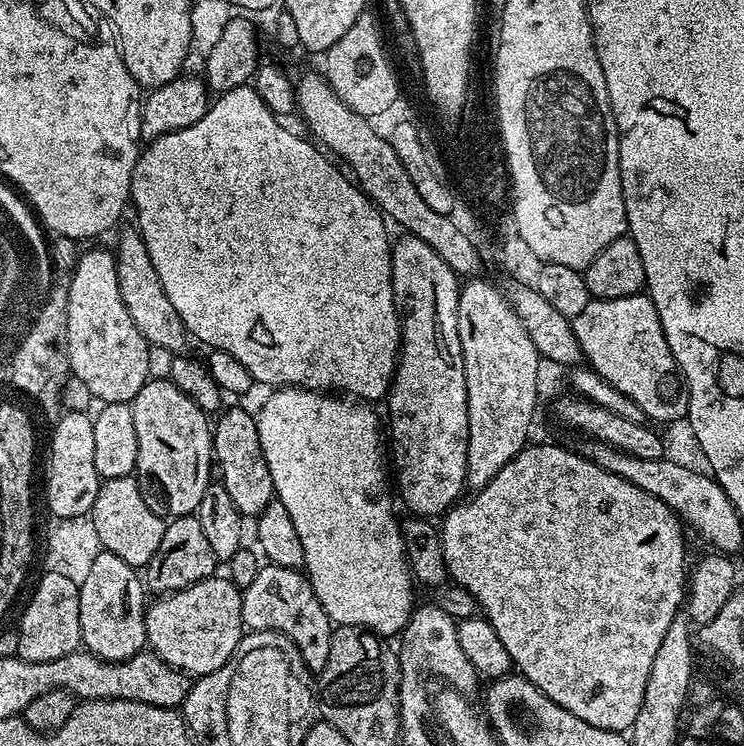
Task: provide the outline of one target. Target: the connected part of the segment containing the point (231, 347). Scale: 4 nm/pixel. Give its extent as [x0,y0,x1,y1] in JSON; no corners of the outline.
[130,86,400,402]

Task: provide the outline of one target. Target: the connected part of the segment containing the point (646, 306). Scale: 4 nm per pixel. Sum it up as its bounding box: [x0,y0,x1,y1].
[571,294,688,422]

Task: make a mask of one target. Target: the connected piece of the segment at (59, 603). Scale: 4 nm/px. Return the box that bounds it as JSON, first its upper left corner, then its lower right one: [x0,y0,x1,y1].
[16,571,82,662]

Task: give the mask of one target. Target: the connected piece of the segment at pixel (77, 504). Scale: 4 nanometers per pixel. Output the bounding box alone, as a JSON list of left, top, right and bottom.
[46,411,102,518]

